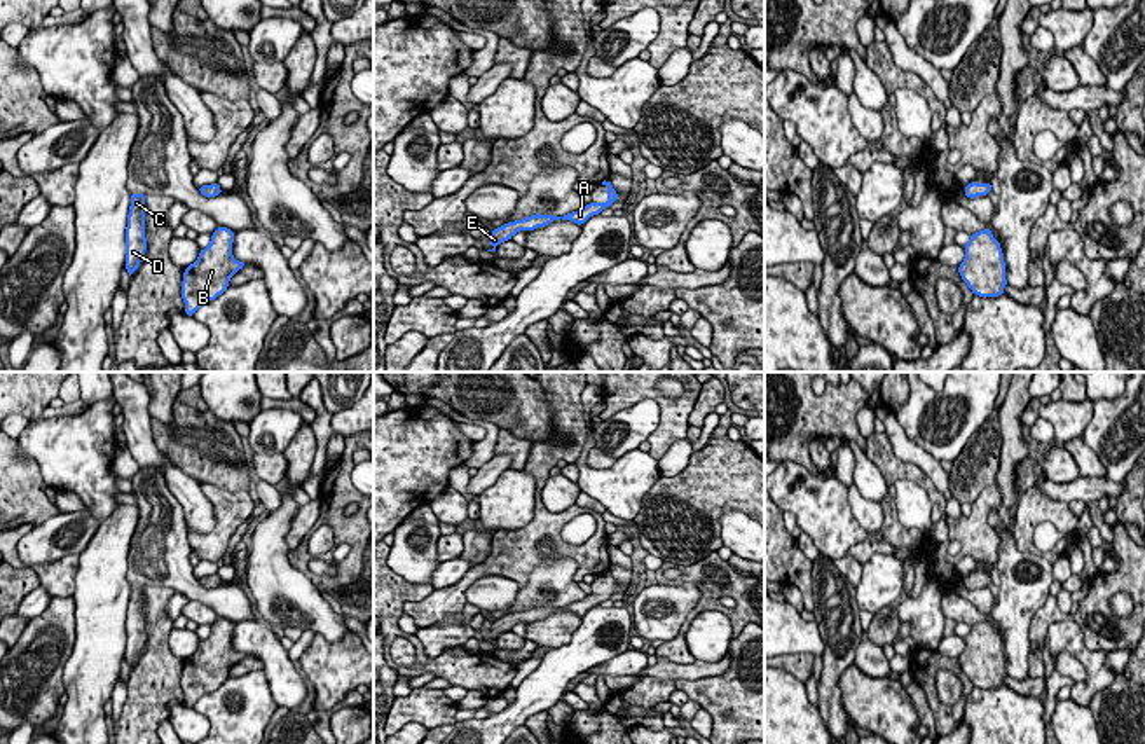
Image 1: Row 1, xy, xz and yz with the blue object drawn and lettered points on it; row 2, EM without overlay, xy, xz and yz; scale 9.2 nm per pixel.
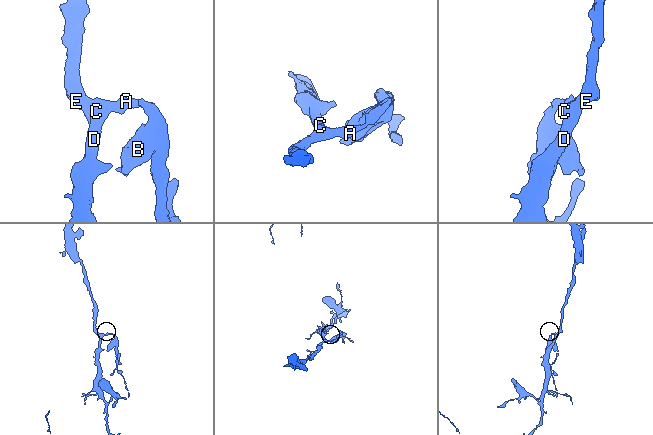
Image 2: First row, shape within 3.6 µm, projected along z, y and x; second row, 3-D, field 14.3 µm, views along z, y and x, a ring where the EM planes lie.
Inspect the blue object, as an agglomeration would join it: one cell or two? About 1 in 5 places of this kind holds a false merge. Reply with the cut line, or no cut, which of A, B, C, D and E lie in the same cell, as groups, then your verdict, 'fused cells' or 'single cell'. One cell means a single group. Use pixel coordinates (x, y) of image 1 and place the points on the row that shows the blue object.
no cut | A B C D E | single cell

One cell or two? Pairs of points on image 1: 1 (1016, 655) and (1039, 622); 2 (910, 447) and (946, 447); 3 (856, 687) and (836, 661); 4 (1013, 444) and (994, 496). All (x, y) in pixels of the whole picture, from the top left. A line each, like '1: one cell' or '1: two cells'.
1: two cells
2: two cells
3: two cells
4: two cells

